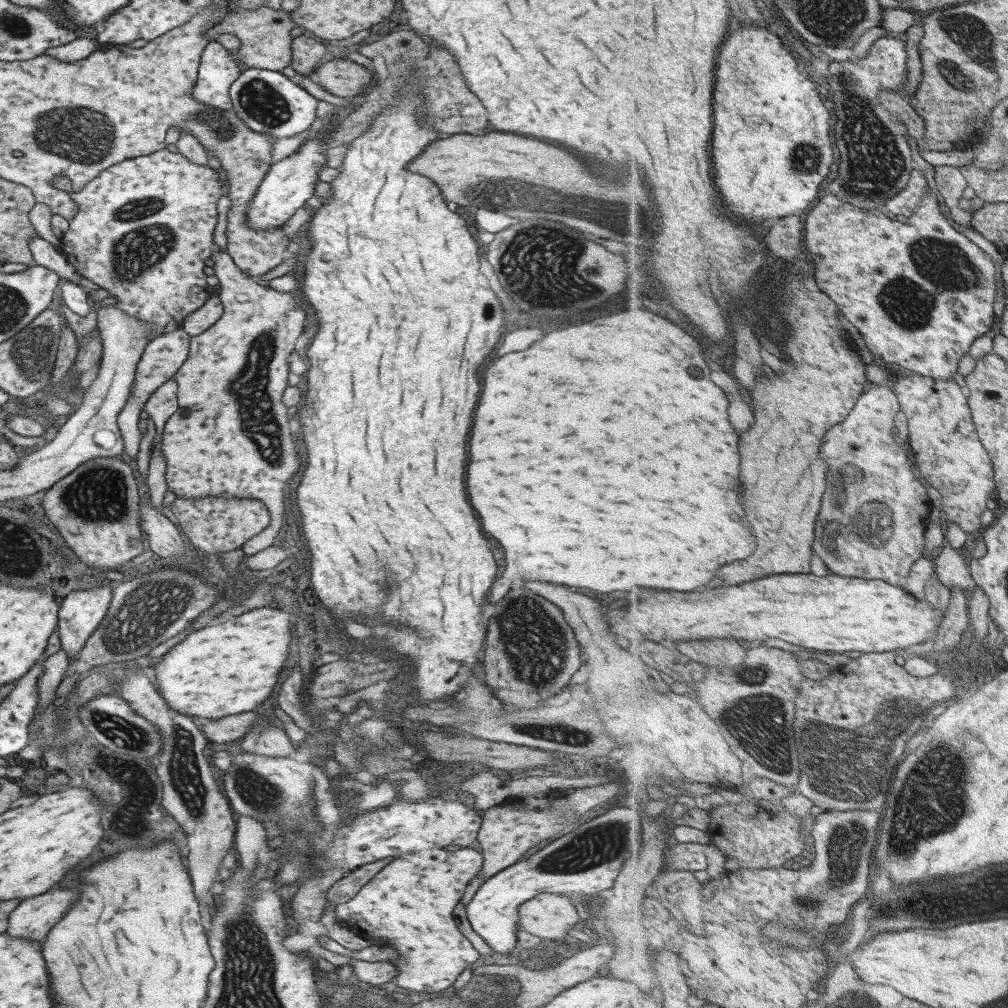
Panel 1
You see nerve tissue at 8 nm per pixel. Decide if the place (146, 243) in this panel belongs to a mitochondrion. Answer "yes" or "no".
yes

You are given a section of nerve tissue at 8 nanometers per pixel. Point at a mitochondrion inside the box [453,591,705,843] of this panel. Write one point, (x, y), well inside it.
(556, 733)

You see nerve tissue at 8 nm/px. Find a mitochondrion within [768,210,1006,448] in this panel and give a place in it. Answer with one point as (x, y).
(941, 264)

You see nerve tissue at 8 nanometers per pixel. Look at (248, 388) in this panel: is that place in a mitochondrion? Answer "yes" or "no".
yes

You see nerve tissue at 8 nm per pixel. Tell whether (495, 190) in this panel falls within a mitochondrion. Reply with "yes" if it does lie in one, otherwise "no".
yes

